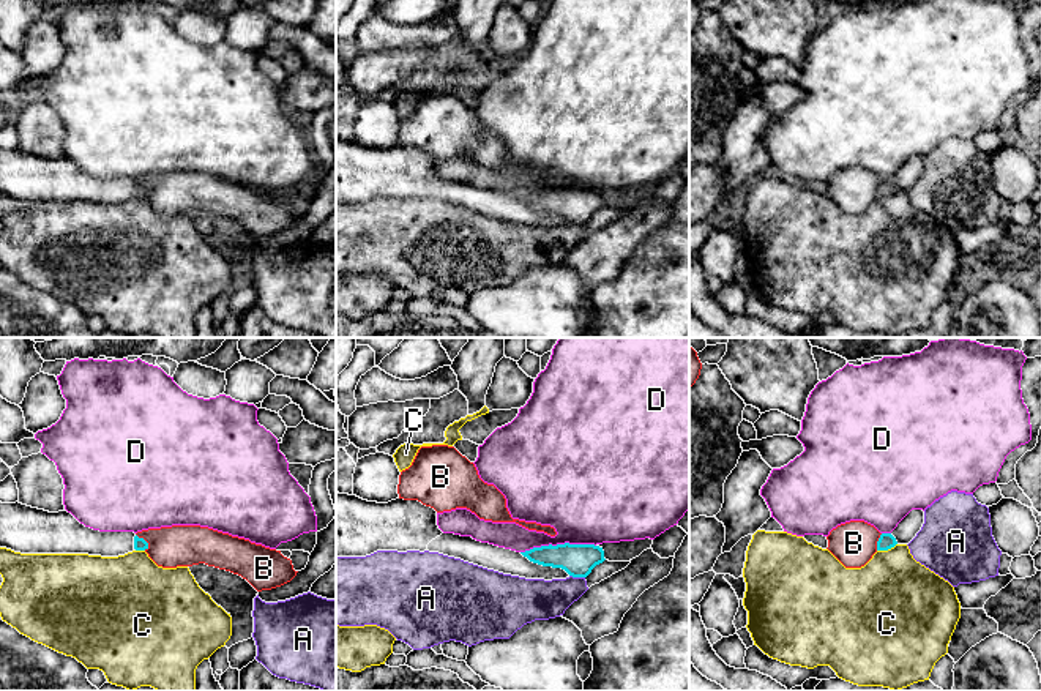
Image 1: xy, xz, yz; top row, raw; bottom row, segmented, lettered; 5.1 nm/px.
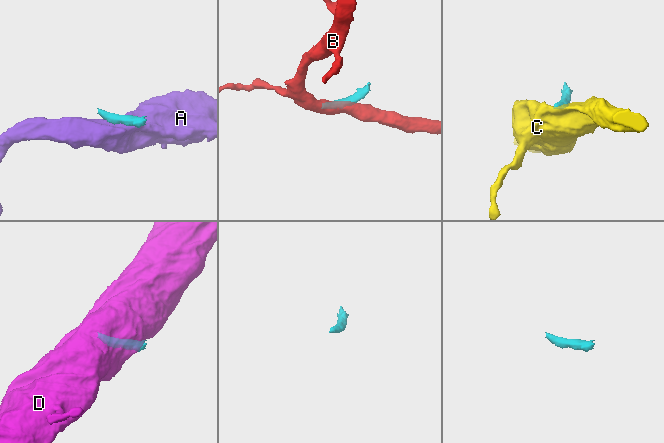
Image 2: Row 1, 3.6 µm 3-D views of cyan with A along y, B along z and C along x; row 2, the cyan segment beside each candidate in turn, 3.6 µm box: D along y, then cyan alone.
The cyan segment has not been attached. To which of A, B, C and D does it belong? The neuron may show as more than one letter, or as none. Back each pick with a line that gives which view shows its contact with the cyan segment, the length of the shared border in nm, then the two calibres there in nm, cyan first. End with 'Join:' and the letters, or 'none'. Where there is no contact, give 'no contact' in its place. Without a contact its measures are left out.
Join: none

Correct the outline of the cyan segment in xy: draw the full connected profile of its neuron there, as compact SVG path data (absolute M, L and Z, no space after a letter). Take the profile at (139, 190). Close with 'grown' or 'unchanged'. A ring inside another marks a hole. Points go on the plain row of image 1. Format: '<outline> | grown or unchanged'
M0 148L0 194L21 200L88 200L118 204L148 196L134 178L99 178L80 170L71 159L49 159Z | grown

